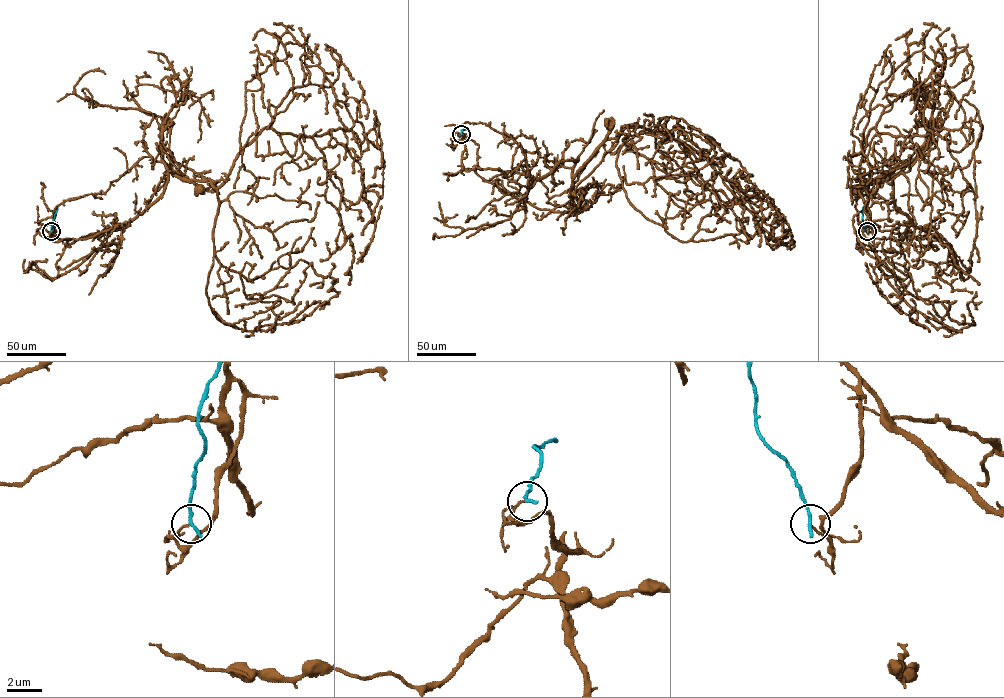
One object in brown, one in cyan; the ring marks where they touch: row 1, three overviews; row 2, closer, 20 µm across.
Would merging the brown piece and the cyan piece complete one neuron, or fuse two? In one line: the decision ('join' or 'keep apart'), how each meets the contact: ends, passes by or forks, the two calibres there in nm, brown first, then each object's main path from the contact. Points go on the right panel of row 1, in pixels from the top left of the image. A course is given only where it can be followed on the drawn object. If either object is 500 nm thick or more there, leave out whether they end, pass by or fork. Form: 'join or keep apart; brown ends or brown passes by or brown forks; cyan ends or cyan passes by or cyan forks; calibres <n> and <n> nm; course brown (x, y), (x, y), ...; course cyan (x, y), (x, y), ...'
keep apart; brown ends; cyan ends; calibres 110 and 240 nm; course brown (867, 231), (911, 225), (891, 171), (909, 161), (859, 187), (869, 131), (945, 128), (974, 194), (970, 263); course cyan (867, 231), (863, 223), (863, 207)

